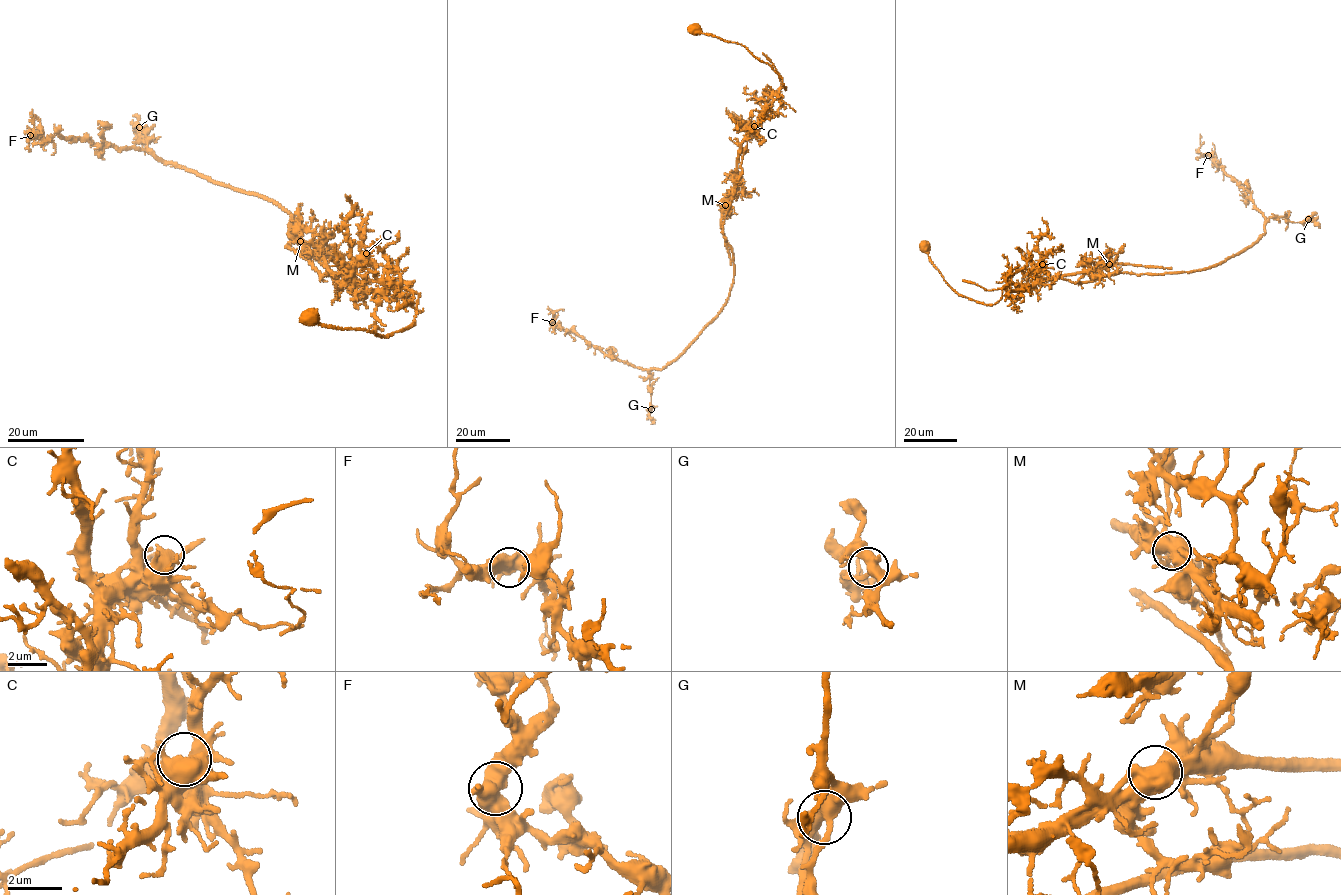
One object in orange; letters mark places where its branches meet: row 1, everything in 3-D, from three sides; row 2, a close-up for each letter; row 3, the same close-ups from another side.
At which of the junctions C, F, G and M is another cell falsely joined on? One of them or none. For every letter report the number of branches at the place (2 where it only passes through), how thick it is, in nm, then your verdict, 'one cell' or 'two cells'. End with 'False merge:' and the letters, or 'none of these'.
C: 3 branches meet; 480 nm thick; one cell
F: 3 branches meet; 600 nm thick; one cell
G: 3 branches meet; 440 nm thick; one cell
M: 3 branches meet; 600 nm thick; two cells
False merge: M

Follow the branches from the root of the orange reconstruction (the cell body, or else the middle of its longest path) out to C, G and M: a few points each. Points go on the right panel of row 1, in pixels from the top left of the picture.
C: (925, 248), (956, 293), (985, 304), (1001, 298), (1003, 289), (1009, 292), (1032, 285), (1035, 269), (1042, 264)
G: (925, 248), (956, 293), (993, 304), (1003, 289), (1039, 281), (1204, 269), (1255, 243), (1270, 217), (1308, 219)
M: (925, 248), (956, 293), (988, 305), (1001, 298), (1003, 289), (1025, 289), (1044, 278), (1098, 271), (1109, 264)

